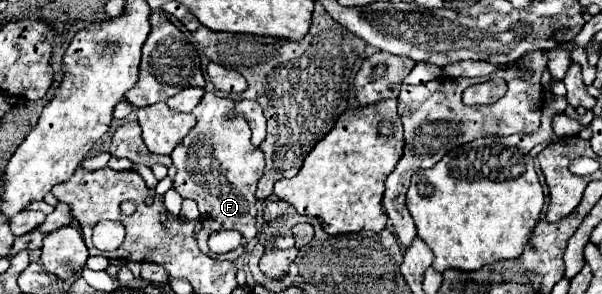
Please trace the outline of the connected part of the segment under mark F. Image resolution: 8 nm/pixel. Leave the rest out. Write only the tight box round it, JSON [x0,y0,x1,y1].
[172,91,264,261]

